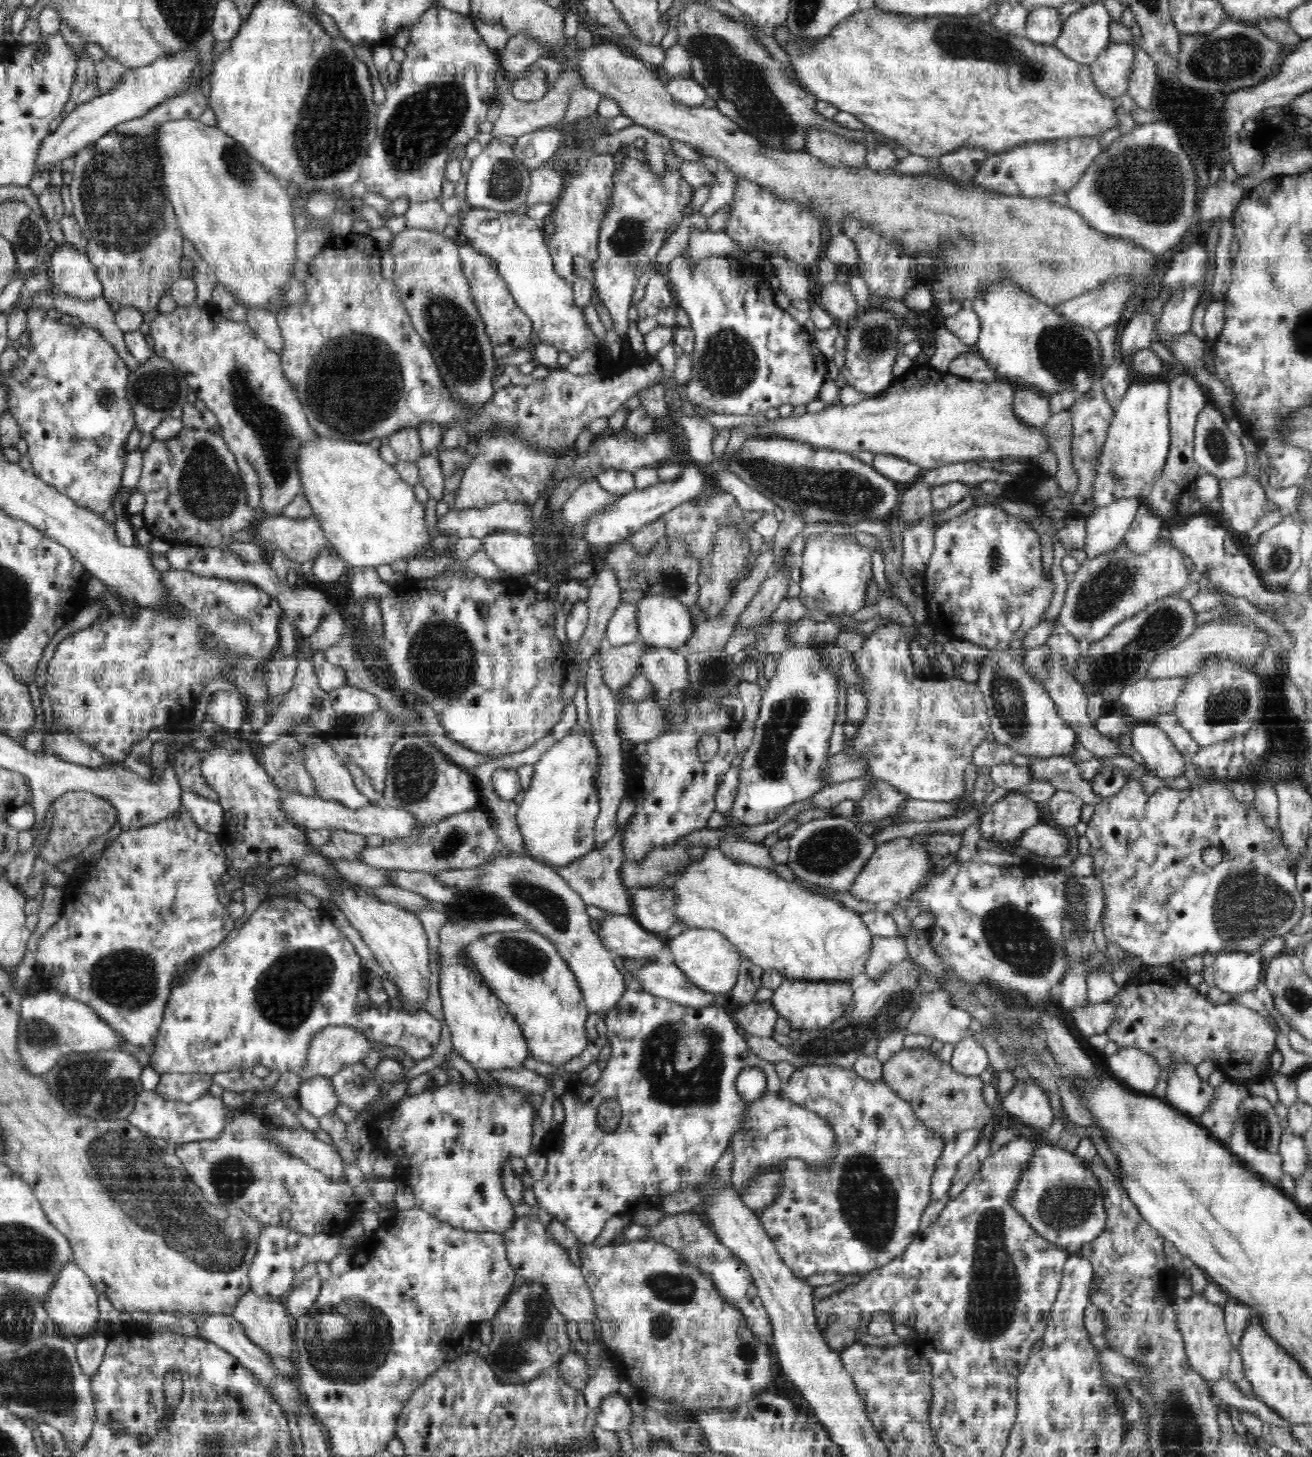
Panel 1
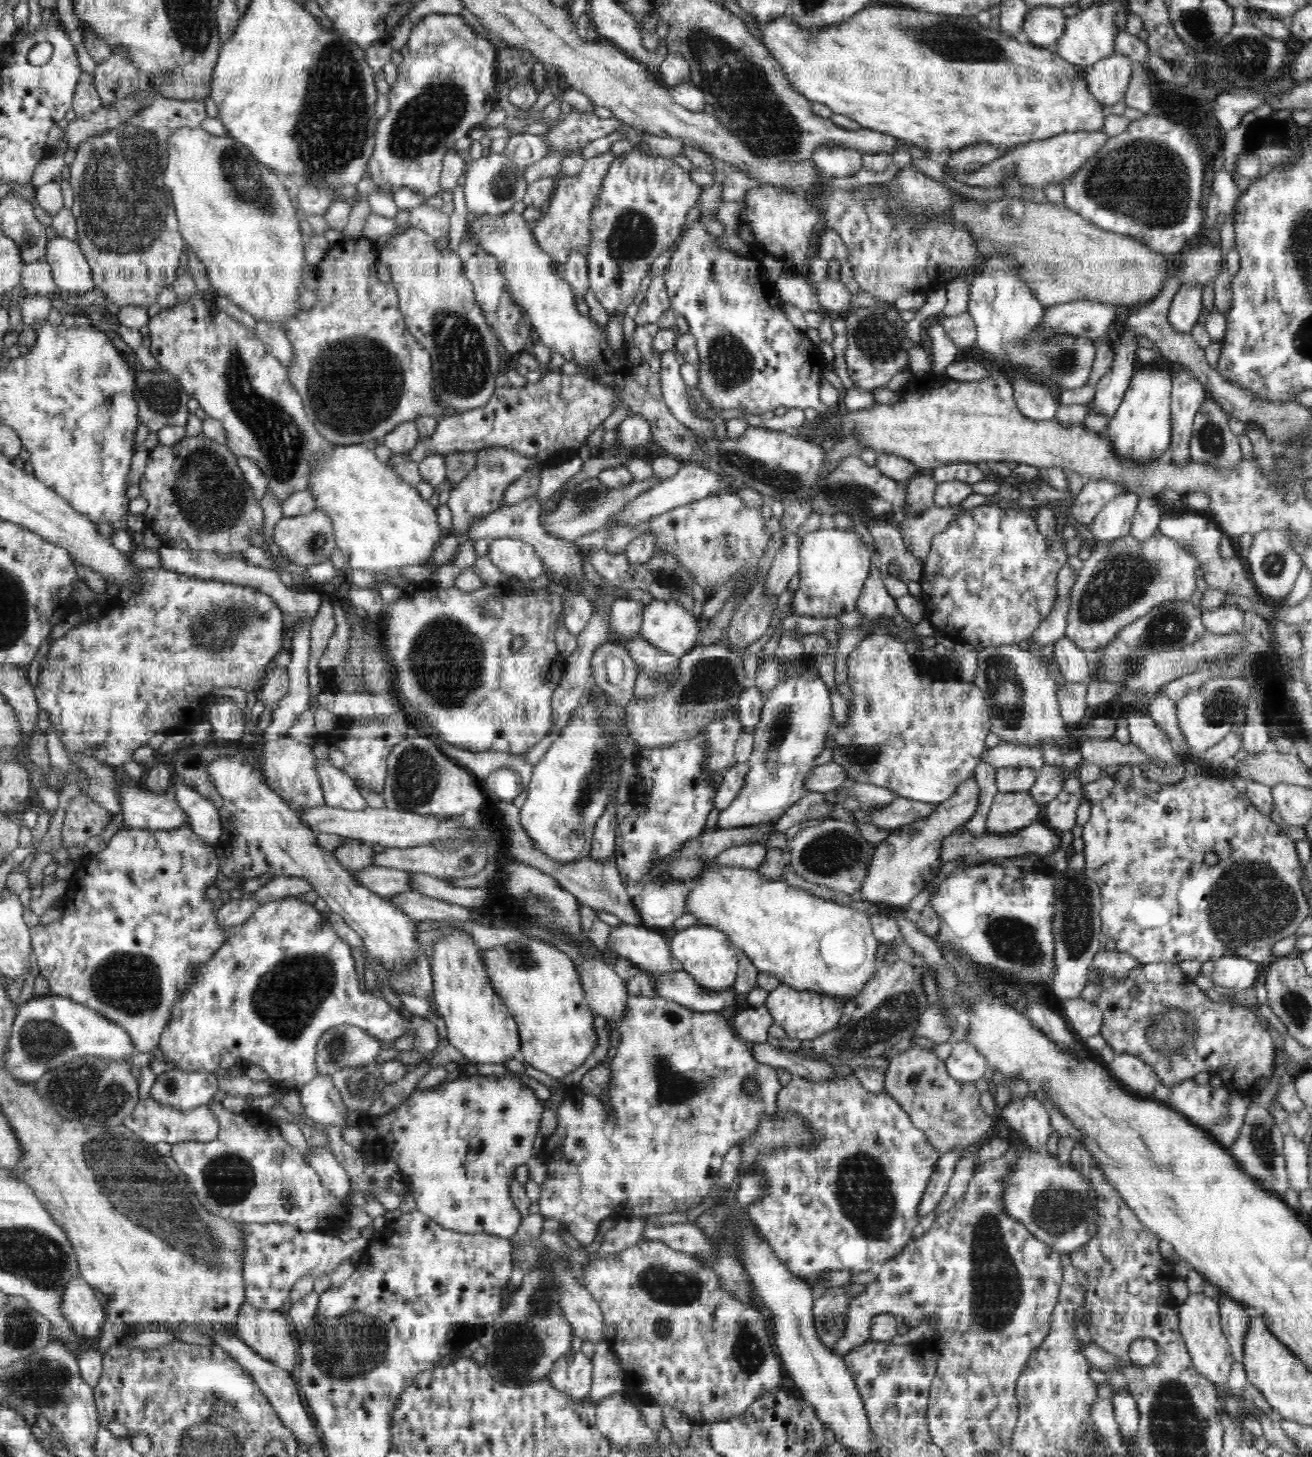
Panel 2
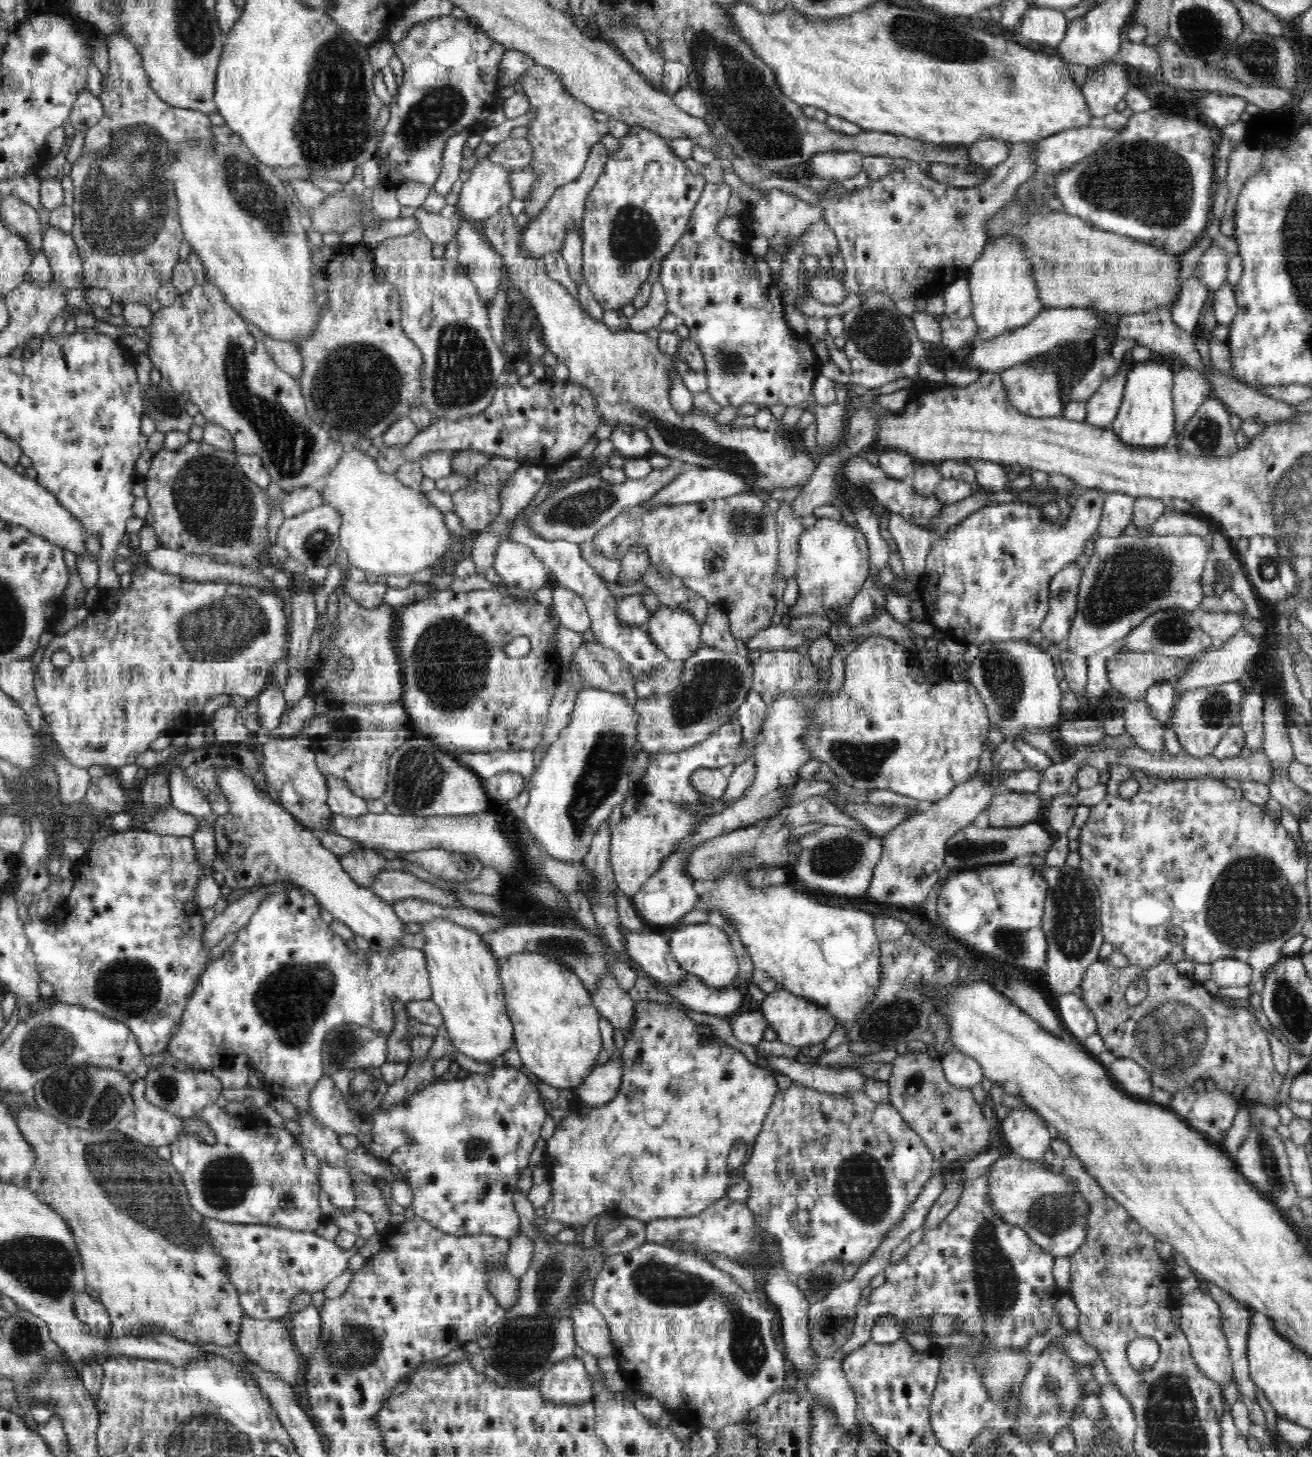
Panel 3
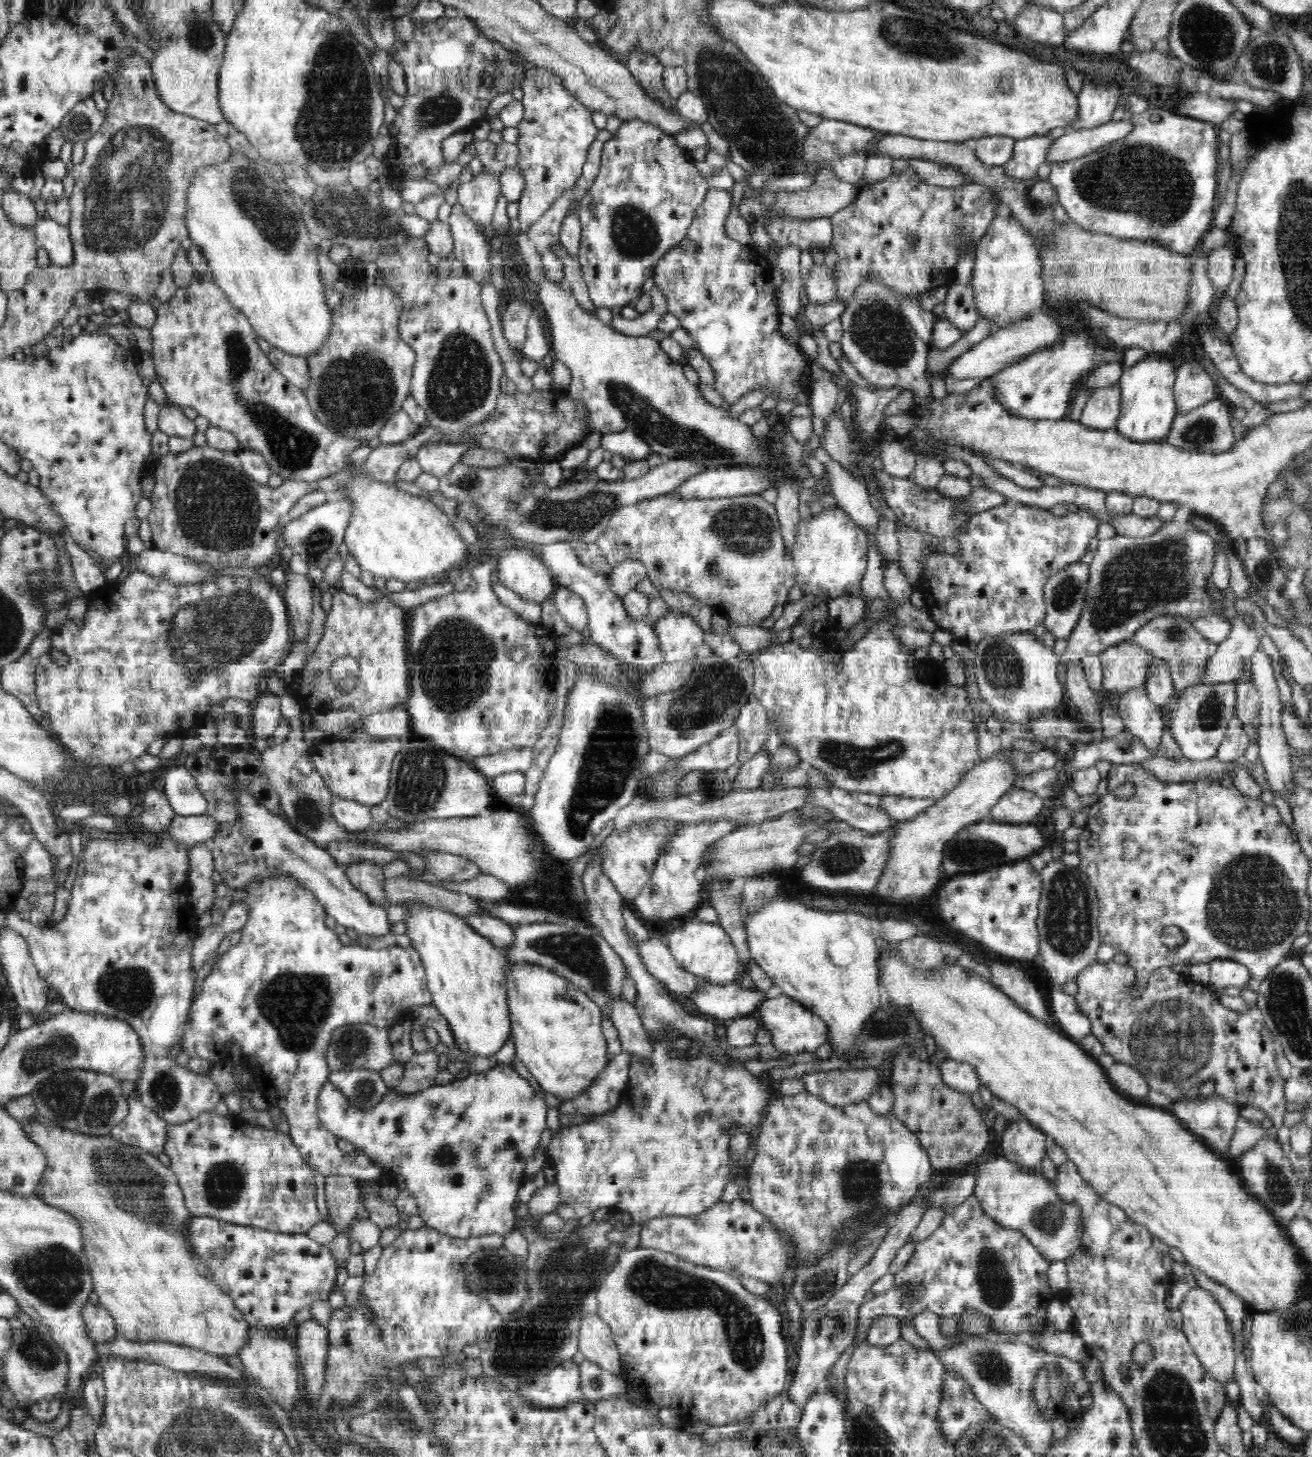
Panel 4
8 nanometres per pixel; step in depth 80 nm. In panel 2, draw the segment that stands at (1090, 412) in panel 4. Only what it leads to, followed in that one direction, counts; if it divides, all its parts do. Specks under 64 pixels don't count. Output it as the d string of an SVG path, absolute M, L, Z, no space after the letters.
M1126 331L1115 345L1112 368L1097 383L1096 393L1092 400L1093 410L1097 414L1103 414L1111 419L1122 403L1131 378L1139 367L1136 356L1138 336L1140 335L1134 331Z

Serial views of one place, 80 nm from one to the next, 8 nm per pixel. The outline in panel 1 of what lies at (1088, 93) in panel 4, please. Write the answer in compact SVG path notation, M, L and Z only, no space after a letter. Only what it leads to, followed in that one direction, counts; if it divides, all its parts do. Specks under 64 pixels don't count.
M1111 40L1098 59L1090 65L1096 90L1108 98L1118 99L1127 92L1135 52L1131 44L1116 44Z

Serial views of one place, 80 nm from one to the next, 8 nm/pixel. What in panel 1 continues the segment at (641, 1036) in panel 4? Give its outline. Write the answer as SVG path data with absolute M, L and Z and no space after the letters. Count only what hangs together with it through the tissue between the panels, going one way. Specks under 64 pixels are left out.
M510 854L493 857L490 863L474 869L444 870L433 876L444 885L460 891L476 891L500 898L510 912L520 916L538 934L552 941L574 973L589 1013L606 1014L613 1010L616 1002L620 1002L627 988L620 962L612 960L600 937L590 928L587 904L584 904L582 897L550 866L535 861L528 854Z

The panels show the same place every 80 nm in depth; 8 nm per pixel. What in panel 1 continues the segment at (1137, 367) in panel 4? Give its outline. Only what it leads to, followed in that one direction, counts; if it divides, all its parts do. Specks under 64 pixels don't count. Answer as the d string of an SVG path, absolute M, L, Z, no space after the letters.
M1160 378L1134 379L1115 408L1091 486L1096 509L1122 497L1138 498L1140 489L1164 468L1171 444L1168 385Z

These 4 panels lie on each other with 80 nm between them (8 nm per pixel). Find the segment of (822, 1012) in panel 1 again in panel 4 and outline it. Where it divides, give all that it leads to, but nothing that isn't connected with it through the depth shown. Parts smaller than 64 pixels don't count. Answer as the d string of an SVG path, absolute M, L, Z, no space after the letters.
M782 994L780 996L769 995L760 1006L760 1022L771 1034L771 1043L776 1050L784 1054L800 1054L801 1052L816 1052L829 1038L826 1023L812 1012L804 1008L793 998Z

